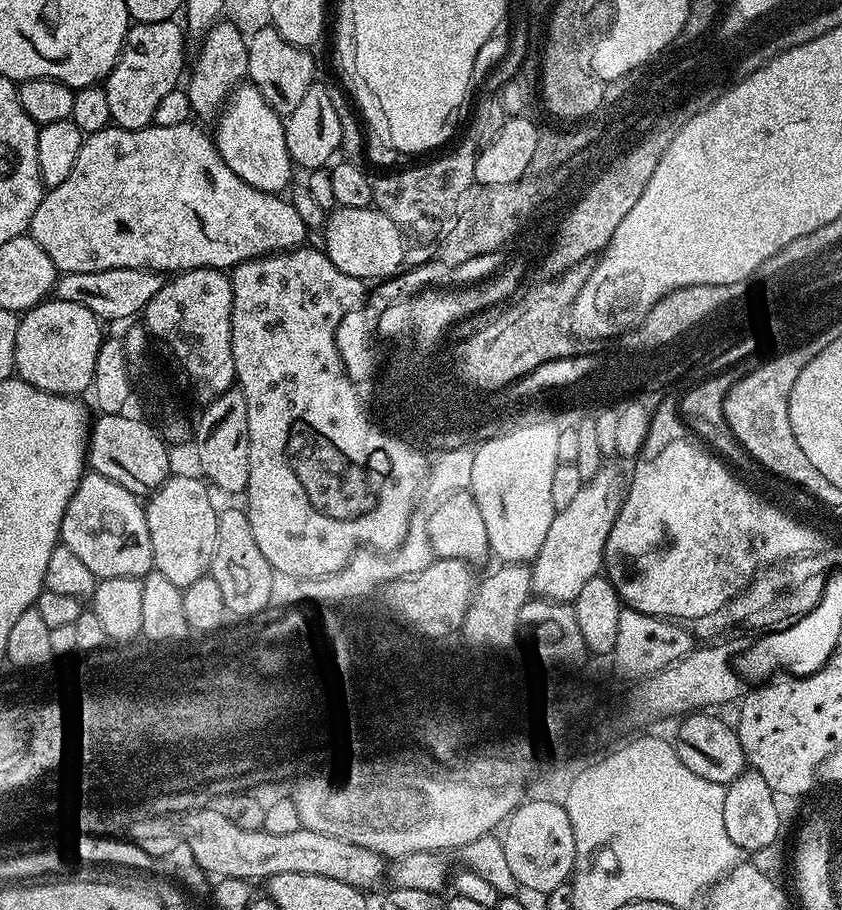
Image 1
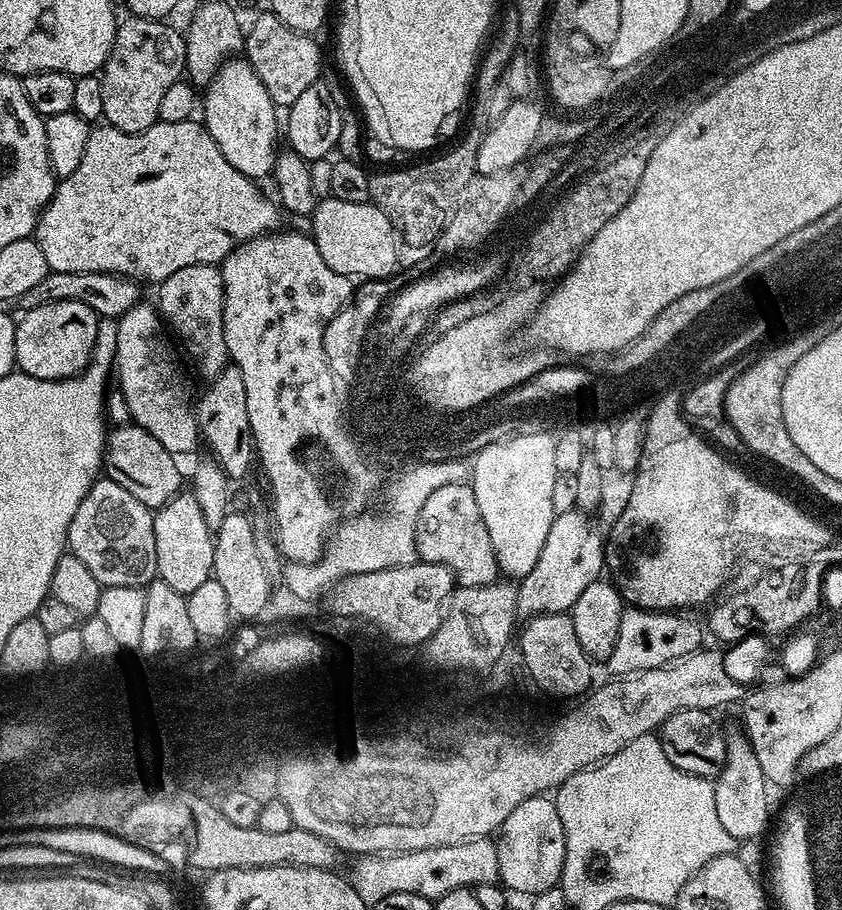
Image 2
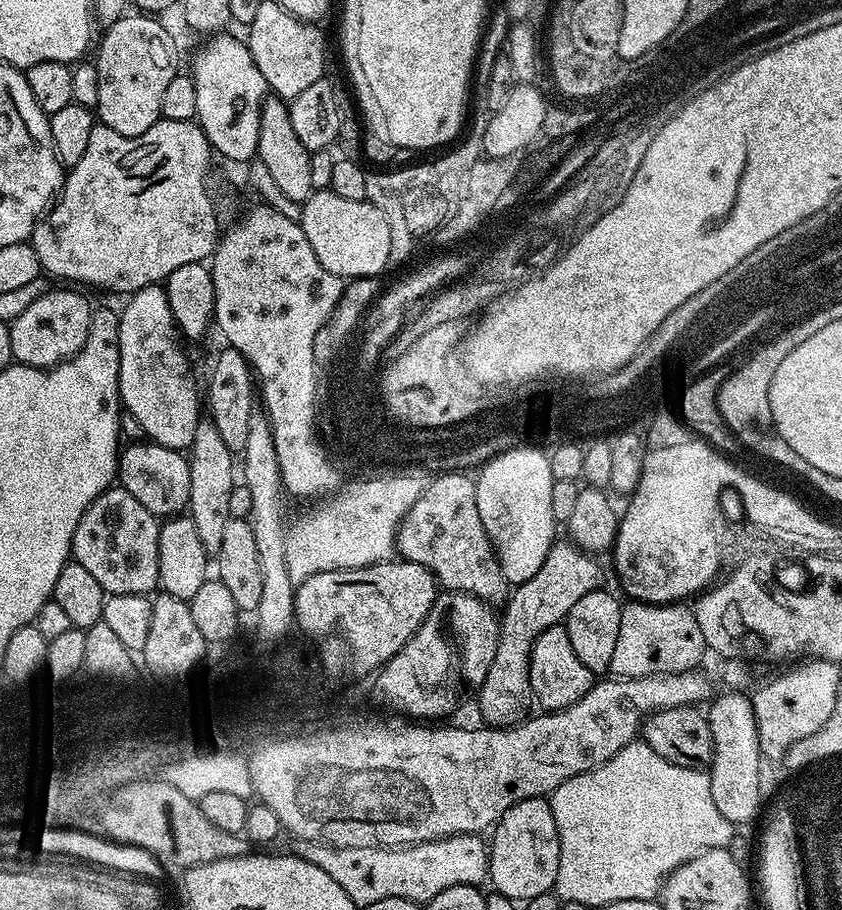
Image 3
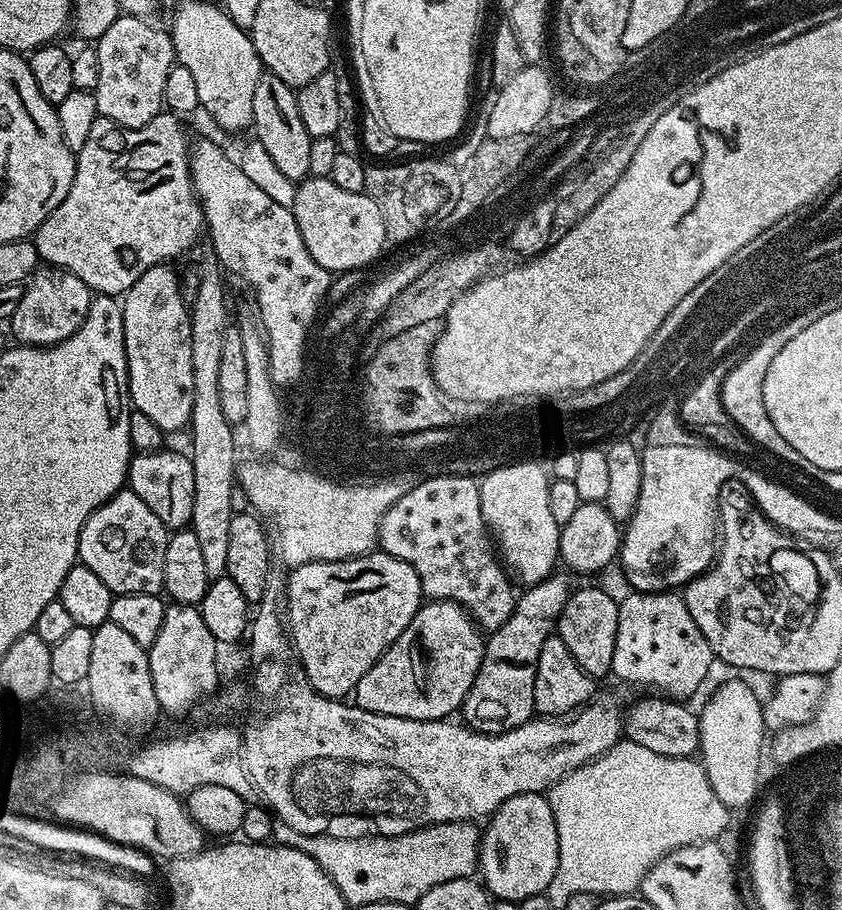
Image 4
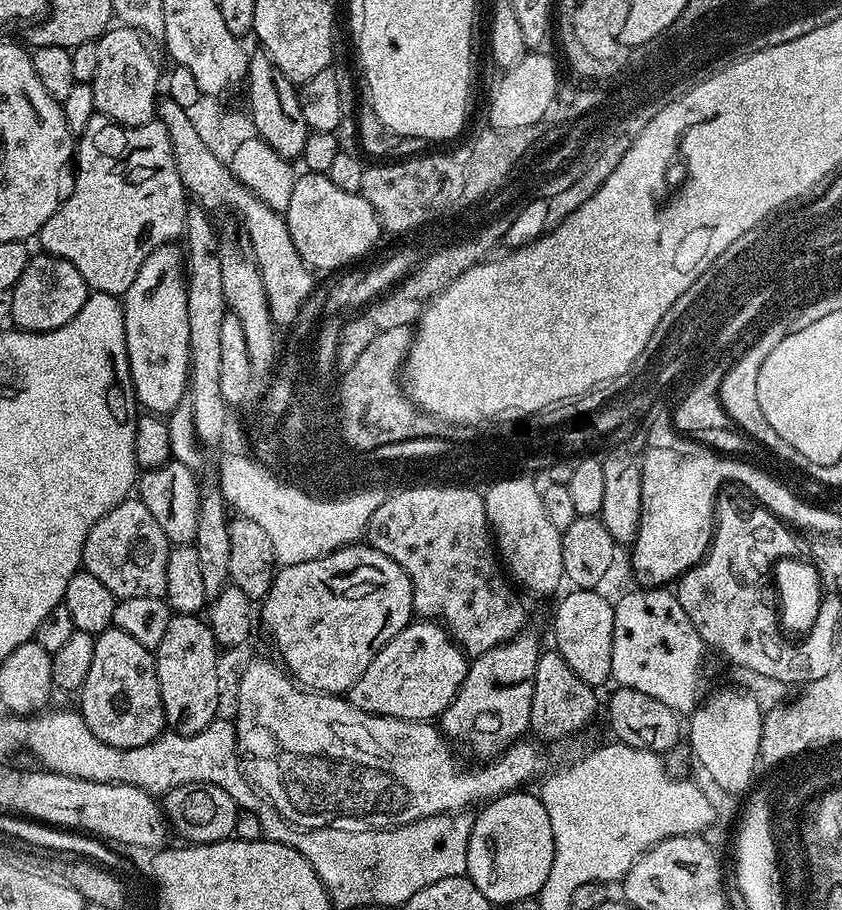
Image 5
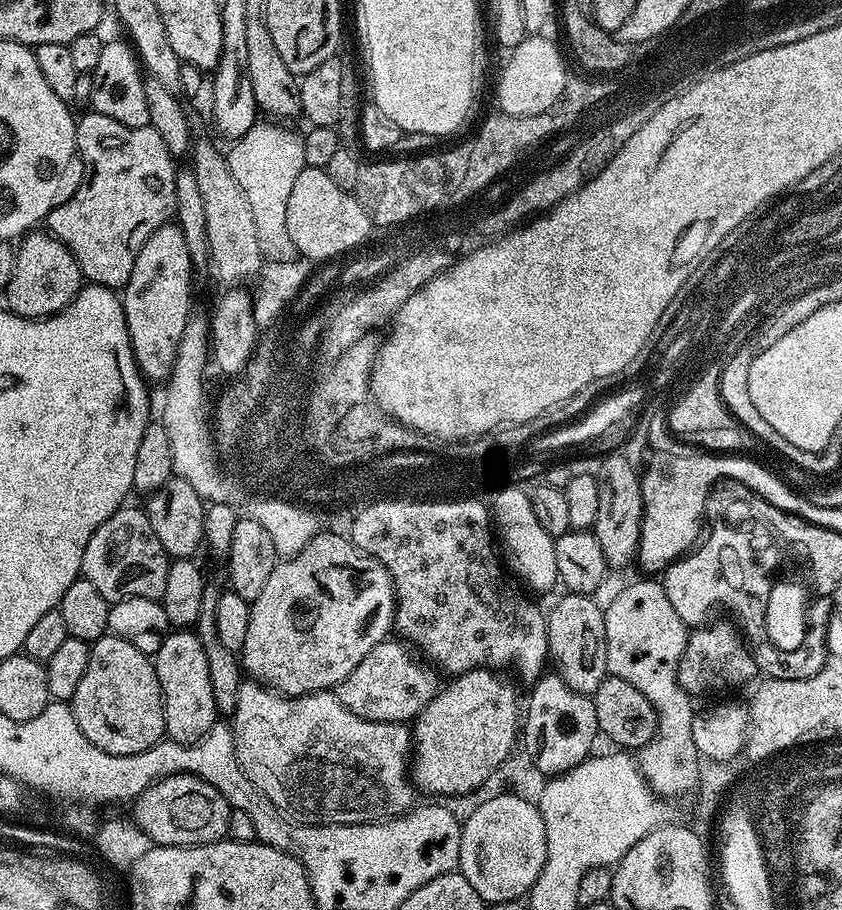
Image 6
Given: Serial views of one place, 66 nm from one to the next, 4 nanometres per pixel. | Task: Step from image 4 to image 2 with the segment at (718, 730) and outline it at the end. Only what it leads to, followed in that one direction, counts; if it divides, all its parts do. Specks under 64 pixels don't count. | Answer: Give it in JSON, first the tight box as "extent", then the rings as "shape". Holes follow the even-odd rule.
{"extent":[714,734,770,842],"shape":[[[744,734],[729,735],[728,763],[720,769],[714,780],[714,802],[718,806],[718,819],[737,842],[760,838],[768,824],[770,806],[766,802],[765,787],[769,782],[754,756],[754,750]]]}

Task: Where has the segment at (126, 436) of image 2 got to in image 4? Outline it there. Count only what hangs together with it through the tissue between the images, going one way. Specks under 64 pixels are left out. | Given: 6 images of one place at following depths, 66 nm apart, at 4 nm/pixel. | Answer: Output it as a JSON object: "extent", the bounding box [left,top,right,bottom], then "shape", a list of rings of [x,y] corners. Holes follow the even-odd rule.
{"extent":[126,451,194,530],"shape":[[[166,451],[133,455],[128,463],[126,484],[142,502],[146,502],[146,506],[150,506],[150,510],[154,510],[154,514],[158,514],[158,518],[162,518],[169,530],[184,530],[191,525],[194,514],[194,466],[185,453],[183,456],[180,452]]]}

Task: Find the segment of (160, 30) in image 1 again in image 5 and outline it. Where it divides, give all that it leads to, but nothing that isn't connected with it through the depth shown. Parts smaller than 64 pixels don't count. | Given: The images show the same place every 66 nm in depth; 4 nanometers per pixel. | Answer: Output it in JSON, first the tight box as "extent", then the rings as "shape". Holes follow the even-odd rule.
{"extent":[91,26,162,128],"shape":[[[112,26],[95,43],[98,46],[98,67],[94,70],[91,85],[97,113],[126,128],[150,123],[156,116],[156,91],[162,88],[162,72],[160,76],[160,68],[151,50],[144,45],[145,37],[134,28]]]}

